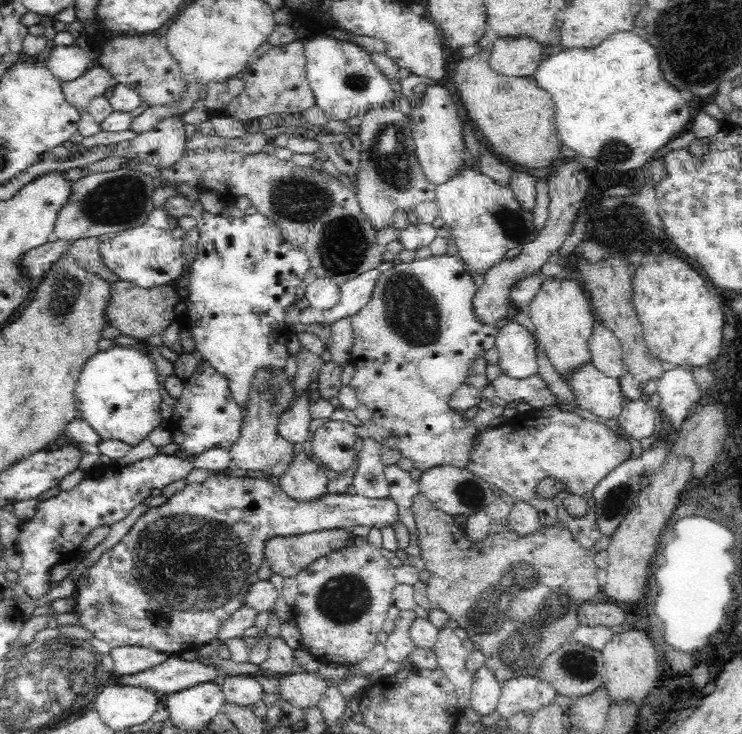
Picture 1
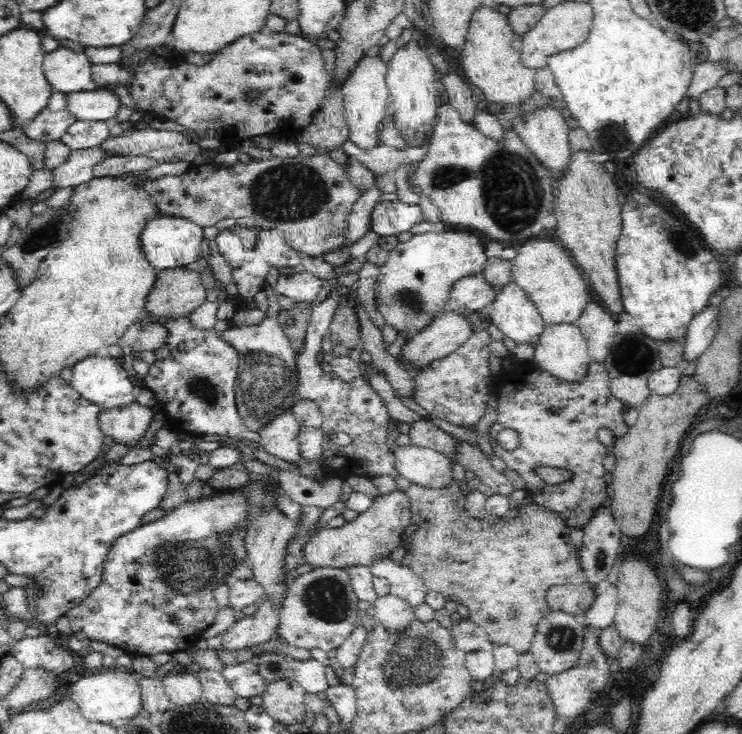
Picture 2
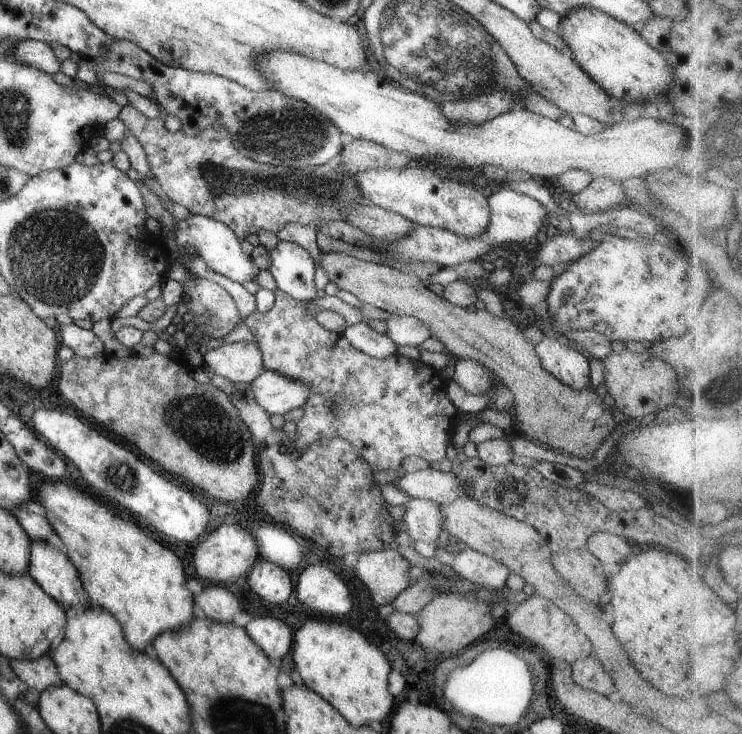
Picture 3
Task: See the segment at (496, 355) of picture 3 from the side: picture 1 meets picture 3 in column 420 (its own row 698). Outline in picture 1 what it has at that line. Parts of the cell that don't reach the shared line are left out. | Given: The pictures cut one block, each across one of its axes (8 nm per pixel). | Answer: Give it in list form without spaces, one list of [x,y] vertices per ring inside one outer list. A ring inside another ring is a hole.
[[[298,669],[292,674],[279,677],[279,699],[287,700],[298,708],[317,706],[331,681],[314,672]]]

